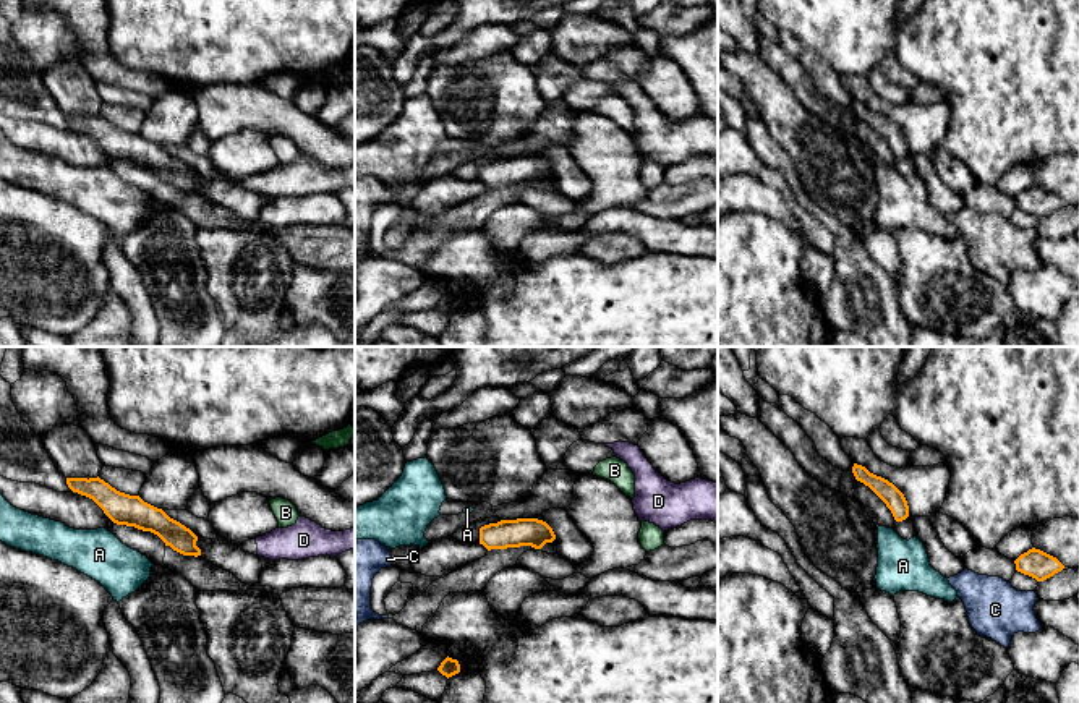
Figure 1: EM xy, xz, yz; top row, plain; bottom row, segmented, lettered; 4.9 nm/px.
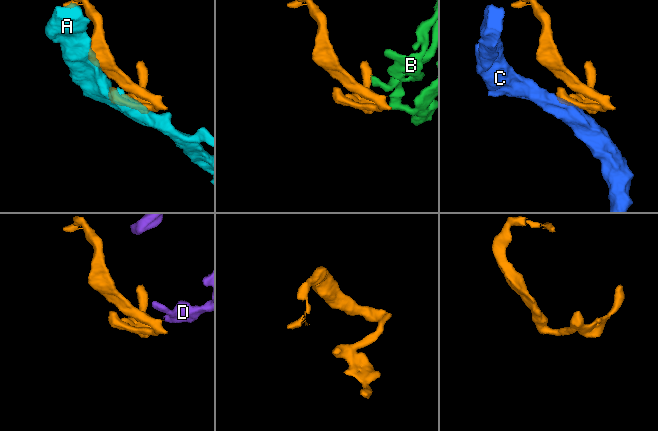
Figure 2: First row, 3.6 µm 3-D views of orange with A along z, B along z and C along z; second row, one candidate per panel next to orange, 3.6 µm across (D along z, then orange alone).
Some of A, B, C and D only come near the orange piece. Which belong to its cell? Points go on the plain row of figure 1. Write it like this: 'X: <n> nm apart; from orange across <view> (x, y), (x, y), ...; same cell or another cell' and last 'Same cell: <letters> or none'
A: 50 nm apart; from orange across yz (896, 157), (891, 166); another cell
B: 340 nm apart; from orange across xz (545, 159), (593, 110); another cell
C: 60 nm apart; from orange across yz (1037, 217), (1034, 229); another cell
D: 280 nm apart; from orange across xy (200, 187), (256, 180); same cell
Same cell: D

